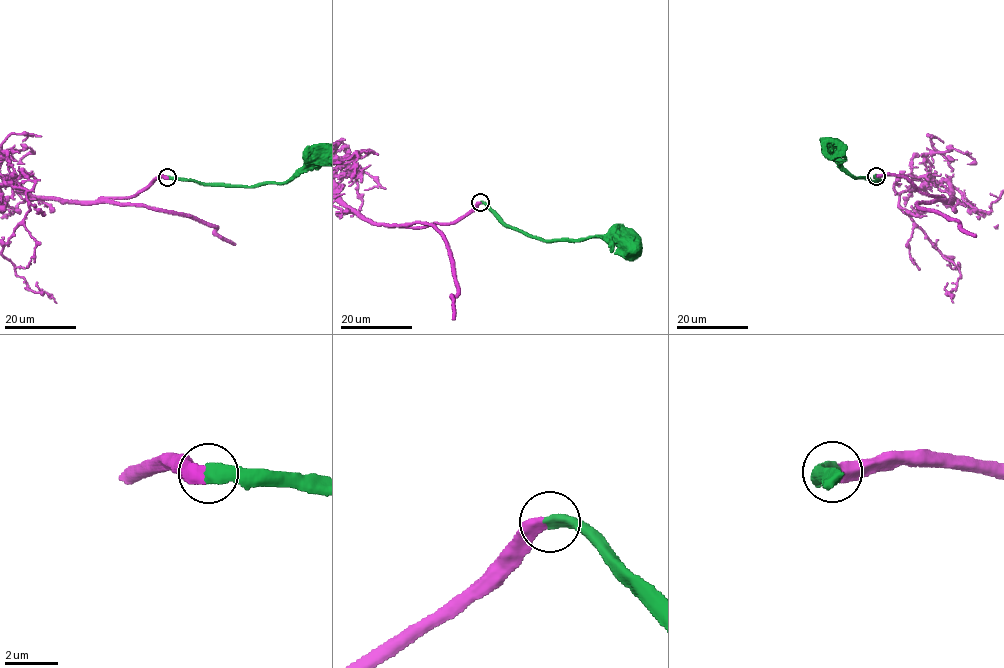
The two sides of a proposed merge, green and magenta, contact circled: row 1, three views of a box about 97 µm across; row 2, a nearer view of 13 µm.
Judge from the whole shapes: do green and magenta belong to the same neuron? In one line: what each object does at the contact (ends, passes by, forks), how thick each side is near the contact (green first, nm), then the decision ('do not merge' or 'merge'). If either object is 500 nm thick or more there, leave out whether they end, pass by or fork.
500 nm thick on the green side, 550 nm on the other; merge

